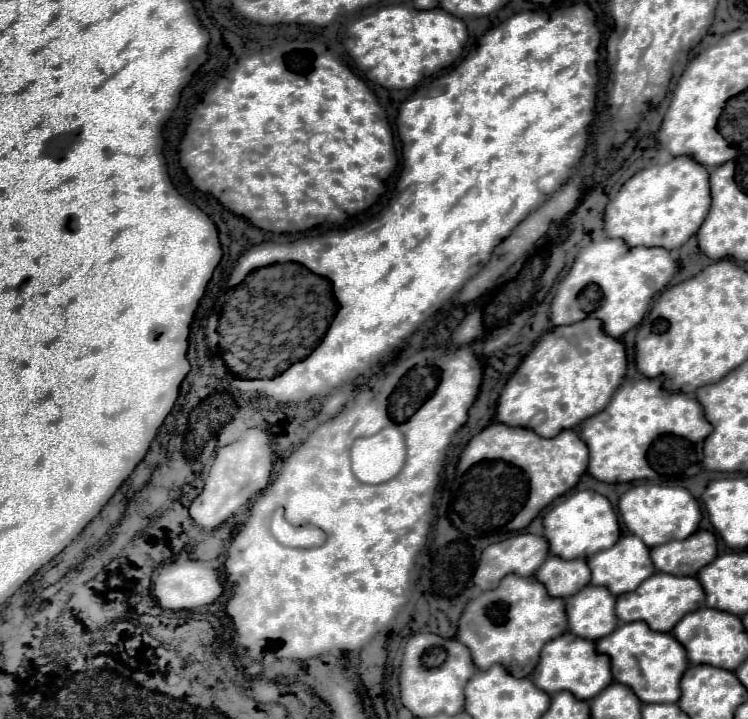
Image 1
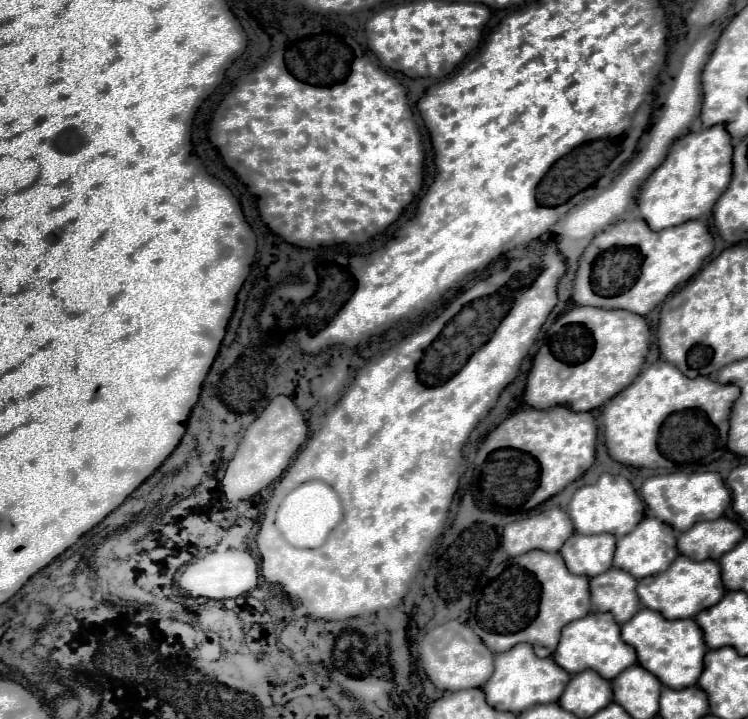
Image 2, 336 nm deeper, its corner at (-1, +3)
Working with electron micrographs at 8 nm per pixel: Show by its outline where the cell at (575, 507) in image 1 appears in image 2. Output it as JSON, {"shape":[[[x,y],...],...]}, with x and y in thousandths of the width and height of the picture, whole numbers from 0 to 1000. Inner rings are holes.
{"shape":[[[811,658],[803,661],[798,672],[771,680],[761,700],[761,716],[763,716],[766,733],[777,744],[817,741],[822,747],[833,747],[852,733],[852,727],[860,722],[860,711],[862,705],[852,691],[846,675],[830,661],[811,661]]]}

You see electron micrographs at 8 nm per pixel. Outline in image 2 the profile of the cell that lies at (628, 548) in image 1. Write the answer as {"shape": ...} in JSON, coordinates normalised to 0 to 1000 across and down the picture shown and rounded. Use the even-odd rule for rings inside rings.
{"shape":[[[862,719],[844,741],[825,750],[820,786],[838,794],[838,797],[844,797],[849,805],[860,805],[860,803],[876,800],[876,797],[886,797],[905,772],[908,769],[902,764],[902,741],[900,741],[900,736],[894,730],[889,730],[889,727],[884,727],[876,719]]]}

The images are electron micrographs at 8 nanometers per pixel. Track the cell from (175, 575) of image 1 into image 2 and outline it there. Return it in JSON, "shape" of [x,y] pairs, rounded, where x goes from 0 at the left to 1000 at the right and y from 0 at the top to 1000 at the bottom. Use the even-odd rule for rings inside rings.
{"shape":[[[303,764],[303,766],[285,766],[277,769],[271,777],[255,783],[242,797],[237,814],[253,830],[277,830],[277,833],[311,833],[333,819],[344,816],[344,783],[328,764]]]}

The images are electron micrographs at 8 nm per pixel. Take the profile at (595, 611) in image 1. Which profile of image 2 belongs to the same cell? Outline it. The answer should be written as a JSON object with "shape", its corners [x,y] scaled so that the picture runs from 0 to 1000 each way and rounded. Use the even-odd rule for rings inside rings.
{"shape":[[[817,789],[814,794],[787,808],[790,839],[795,850],[811,850],[822,855],[822,864],[830,869],[854,850],[854,830],[849,816],[852,805],[846,805],[833,791]]]}

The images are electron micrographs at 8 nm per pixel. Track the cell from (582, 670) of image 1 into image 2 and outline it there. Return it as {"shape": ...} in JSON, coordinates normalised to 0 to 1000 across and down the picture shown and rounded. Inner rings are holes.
{"shape":[[[787,853],[785,858],[771,861],[769,866],[753,872],[753,883],[747,900],[742,903],[739,919],[763,939],[793,930],[795,936],[806,939],[806,944],[817,947],[822,944],[822,939],[849,925],[852,914],[849,914],[849,903],[830,889],[828,869],[820,864],[817,853]]]}

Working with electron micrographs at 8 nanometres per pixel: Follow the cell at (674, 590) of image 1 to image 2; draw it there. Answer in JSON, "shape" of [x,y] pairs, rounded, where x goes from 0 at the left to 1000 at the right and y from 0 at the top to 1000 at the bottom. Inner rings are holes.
{"shape":[[[908,772],[897,789],[886,797],[862,803],[852,814],[852,828],[857,833],[857,841],[873,850],[881,850],[889,861],[921,861],[929,858],[934,850],[956,841],[969,825],[969,816],[964,811],[964,791],[959,780],[924,780],[913,772]]]}

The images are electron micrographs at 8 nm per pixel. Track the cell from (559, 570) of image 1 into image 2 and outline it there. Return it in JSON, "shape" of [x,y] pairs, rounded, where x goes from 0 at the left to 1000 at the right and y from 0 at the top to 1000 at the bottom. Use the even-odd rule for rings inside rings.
{"shape":[[[814,741],[806,744],[766,744],[750,761],[753,780],[766,800],[795,803],[809,797],[817,789],[822,766],[822,747]]]}

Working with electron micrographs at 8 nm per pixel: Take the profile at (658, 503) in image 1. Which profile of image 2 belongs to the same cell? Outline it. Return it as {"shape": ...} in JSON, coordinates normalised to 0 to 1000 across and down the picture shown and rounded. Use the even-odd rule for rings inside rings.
{"shape":[[[904,655],[897,661],[873,661],[857,675],[854,691],[873,719],[897,730],[902,739],[918,739],[929,727],[961,722],[969,705],[977,700],[977,688],[967,675],[964,661],[947,655],[924,658]]]}

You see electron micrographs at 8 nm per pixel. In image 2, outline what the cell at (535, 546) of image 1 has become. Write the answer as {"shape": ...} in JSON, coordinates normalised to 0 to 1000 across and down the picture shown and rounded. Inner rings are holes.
{"shape":[[[731,708],[721,716],[675,730],[672,761],[680,775],[702,772],[705,766],[747,766],[766,744],[763,722],[750,708]]]}

